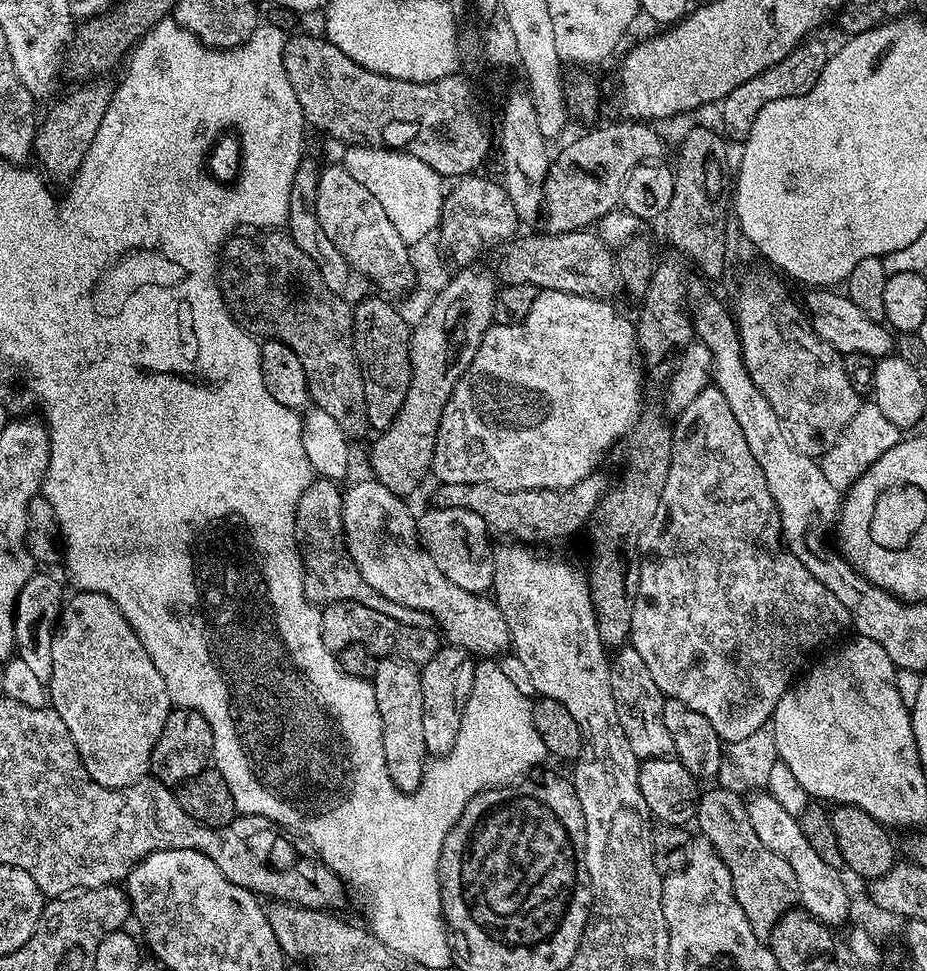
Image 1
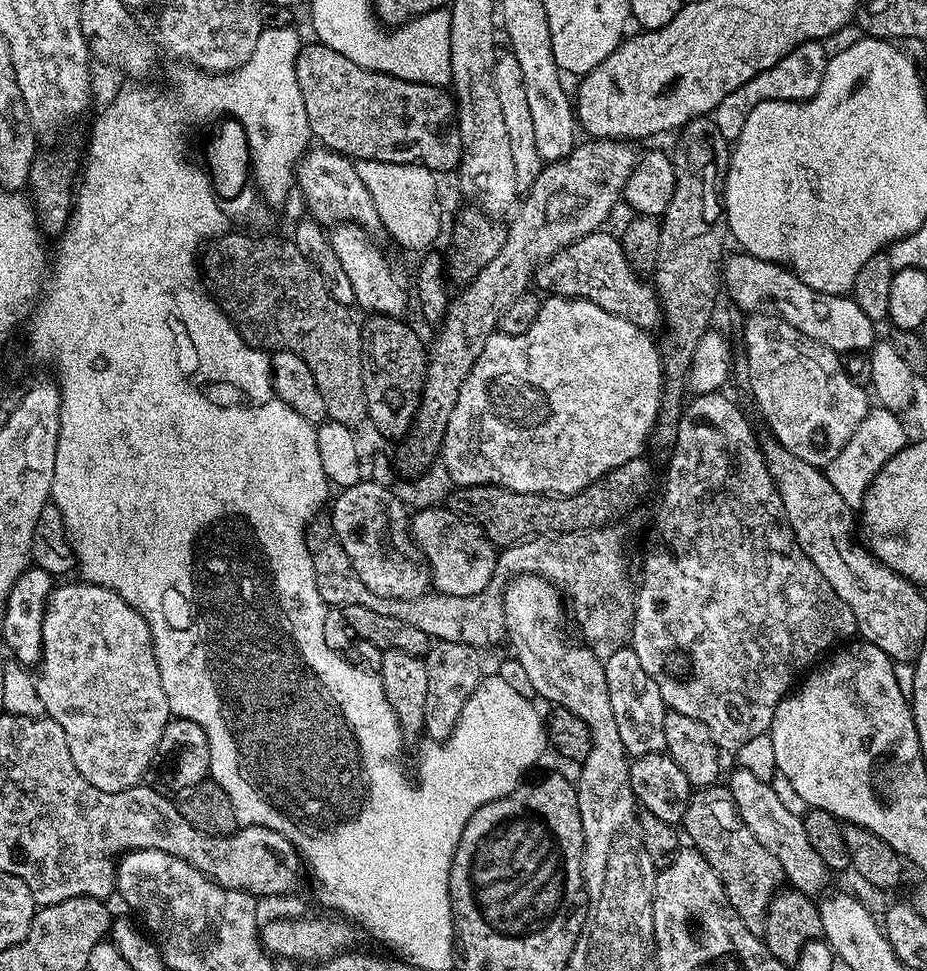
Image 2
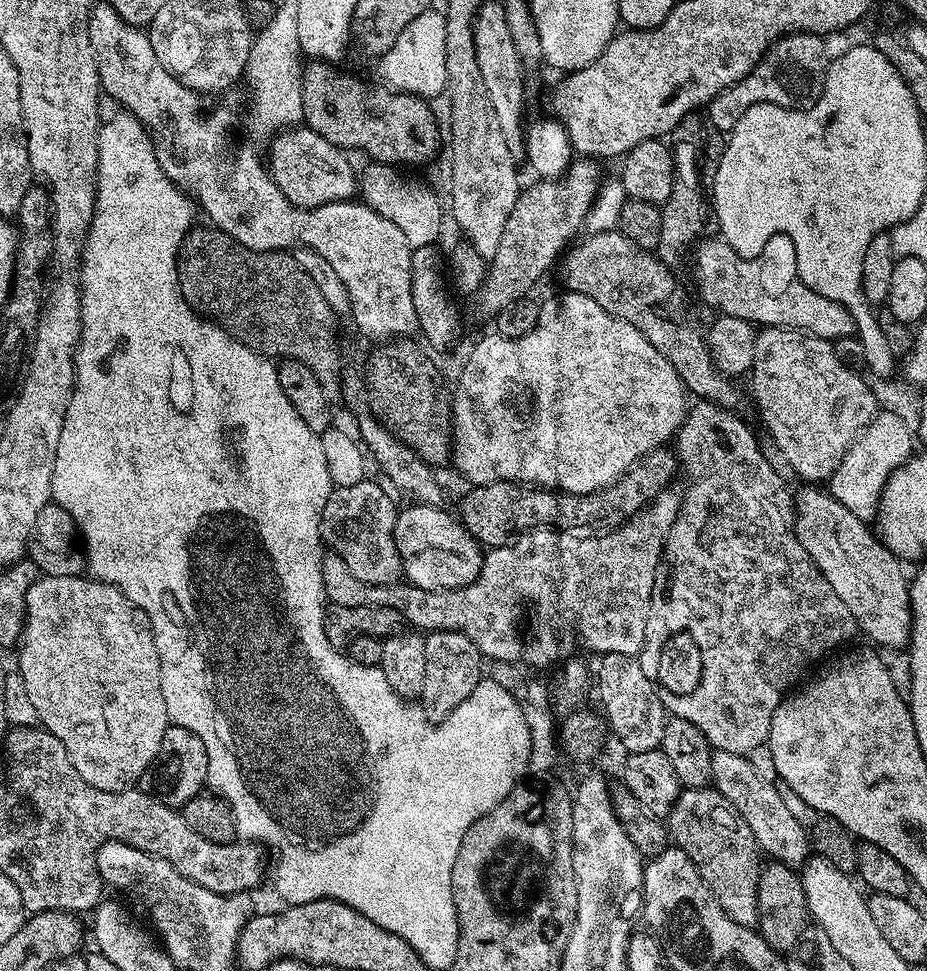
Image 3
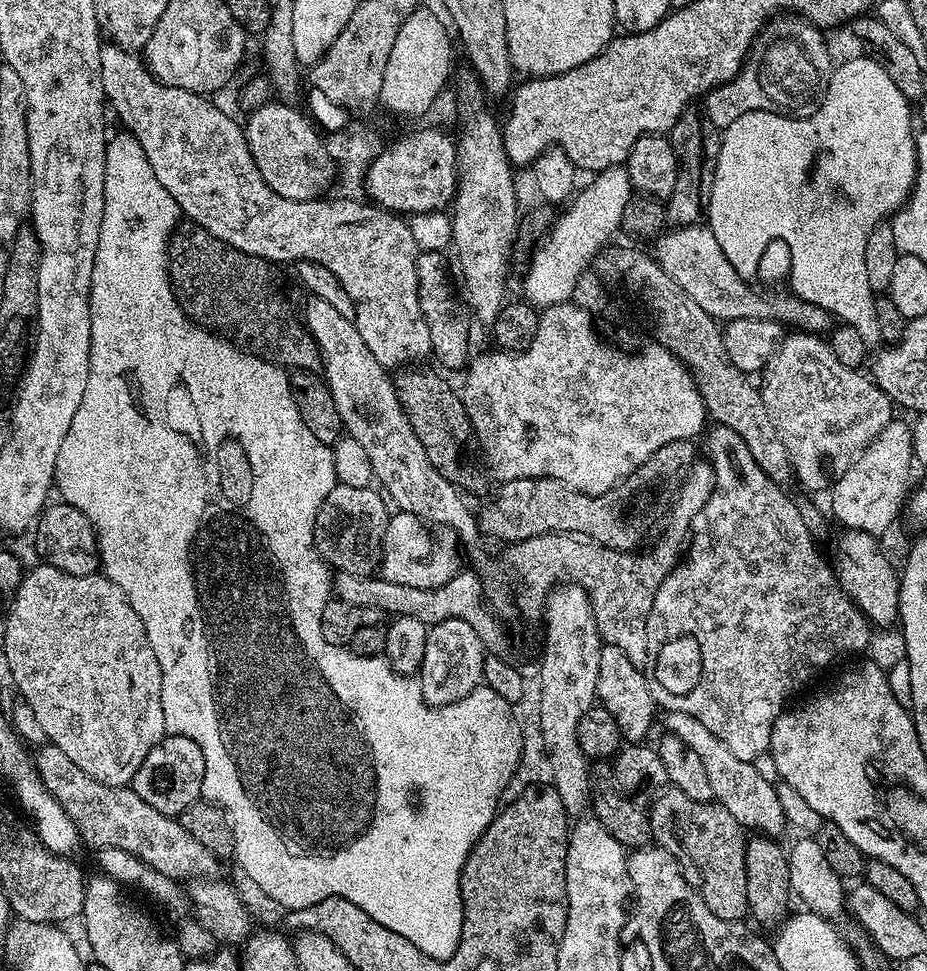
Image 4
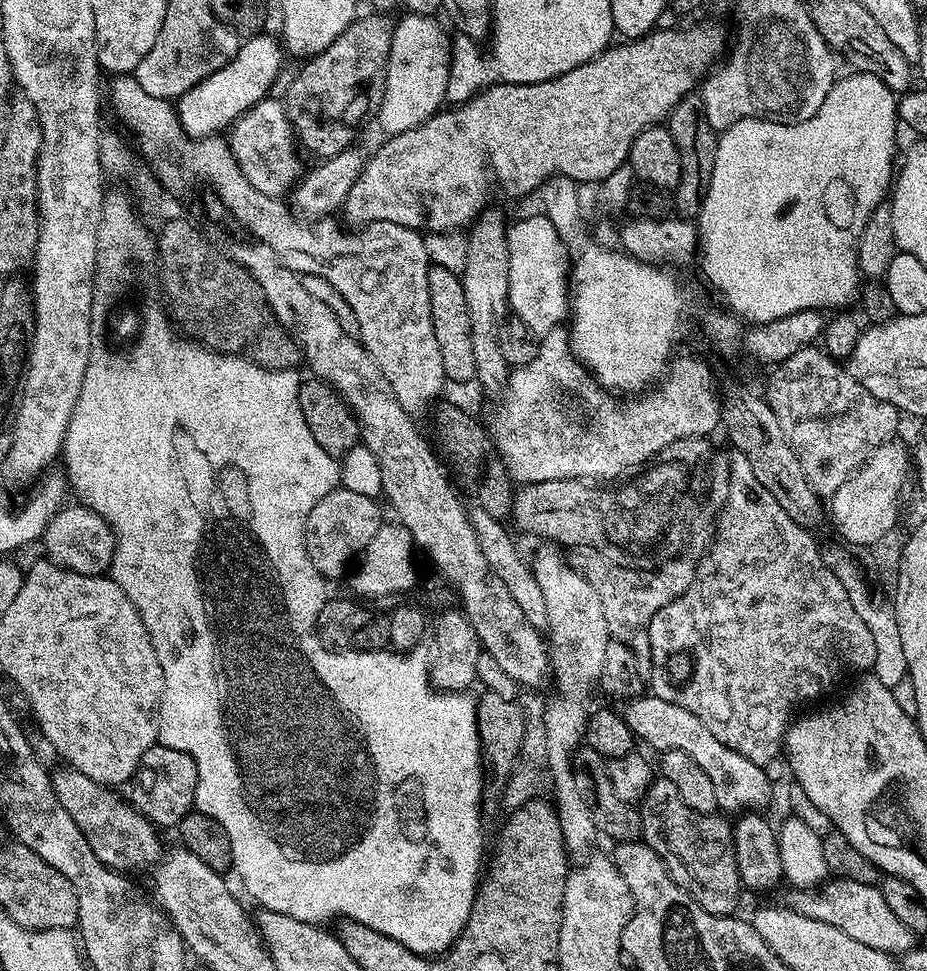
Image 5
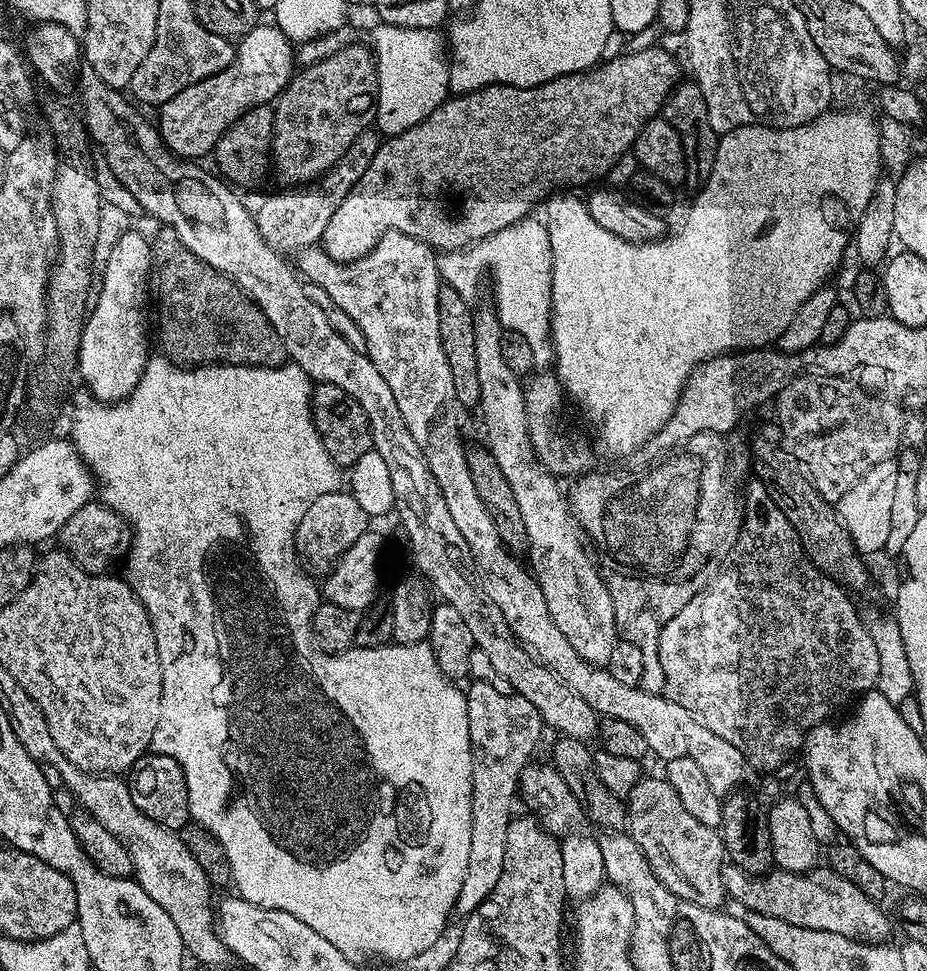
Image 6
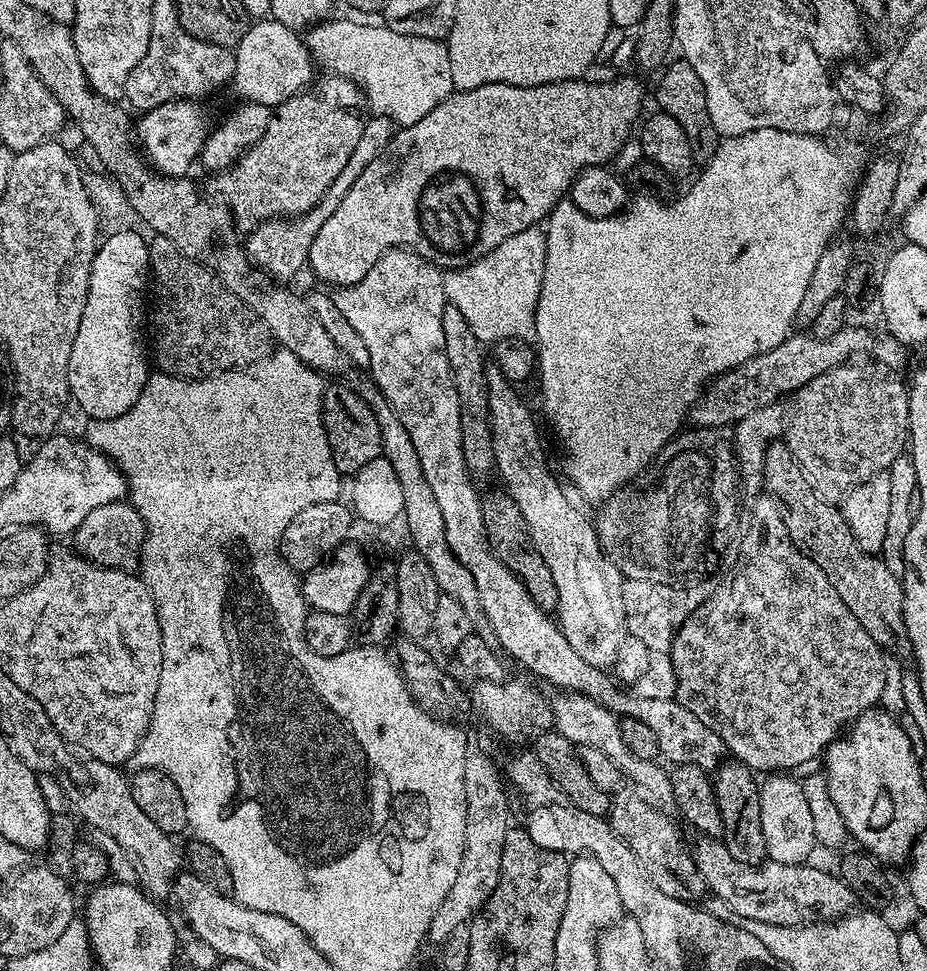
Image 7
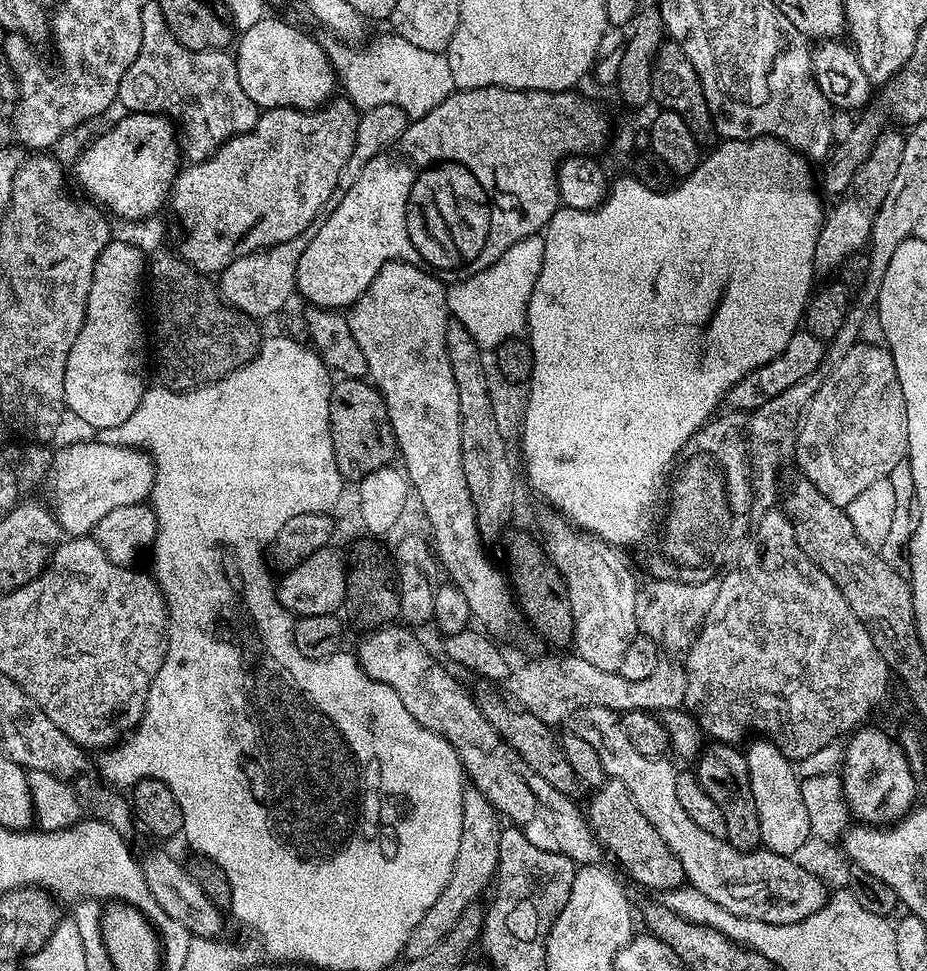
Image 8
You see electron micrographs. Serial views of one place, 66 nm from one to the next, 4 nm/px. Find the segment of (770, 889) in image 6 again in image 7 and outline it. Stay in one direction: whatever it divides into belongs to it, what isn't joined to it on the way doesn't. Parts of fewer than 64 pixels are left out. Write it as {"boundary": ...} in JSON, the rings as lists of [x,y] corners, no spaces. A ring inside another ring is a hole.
{"boundary":[[[716,838],[697,839],[696,871],[704,879],[704,887],[715,899],[726,902],[733,917],[747,922],[766,922],[774,926],[800,928],[803,924],[823,924],[838,920],[853,911],[852,891],[839,875],[811,868],[811,863],[779,864],[768,860],[762,864],[743,864],[726,850]]]}

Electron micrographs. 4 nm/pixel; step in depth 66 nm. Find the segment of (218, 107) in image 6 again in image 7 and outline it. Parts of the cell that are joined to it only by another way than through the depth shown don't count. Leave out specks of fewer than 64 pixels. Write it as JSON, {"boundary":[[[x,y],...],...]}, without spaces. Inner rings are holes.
{"boundary":[[[271,18],[257,19],[249,27],[242,42],[236,45],[234,55],[236,73],[233,74],[231,83],[236,84],[245,101],[253,104],[281,104],[313,83],[313,58],[304,45],[301,33]],[[171,100],[157,108],[149,108],[138,120],[137,135],[142,136],[146,160],[160,176],[187,177],[192,163],[197,163],[200,151],[204,149],[204,139],[208,125],[200,113],[199,103],[190,100]]]}

